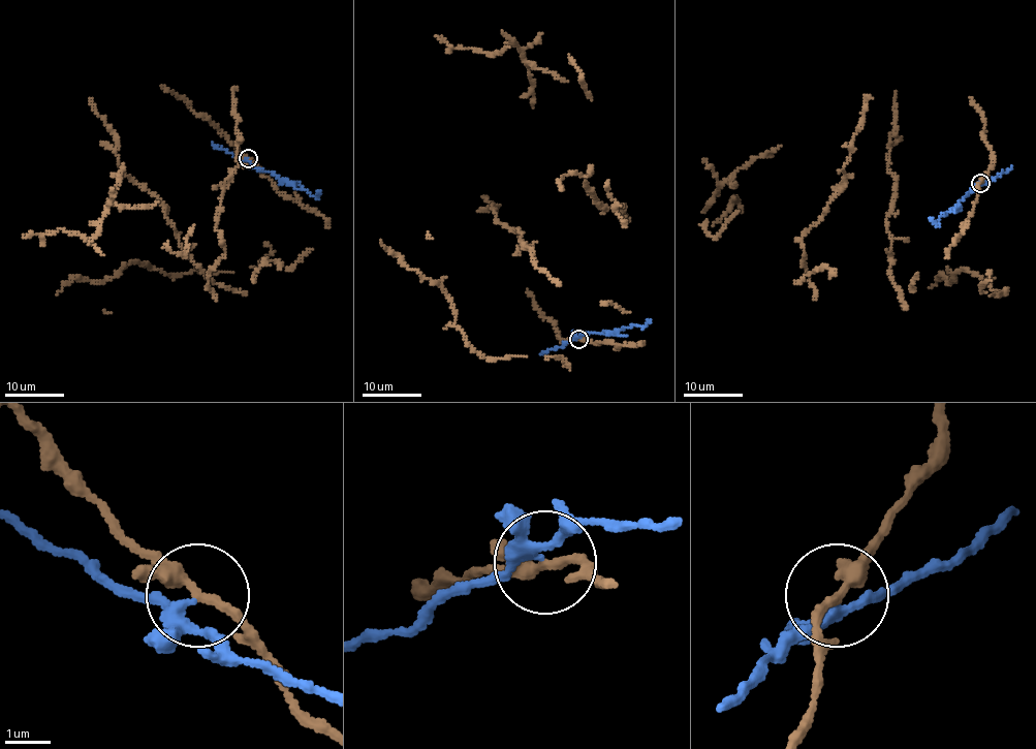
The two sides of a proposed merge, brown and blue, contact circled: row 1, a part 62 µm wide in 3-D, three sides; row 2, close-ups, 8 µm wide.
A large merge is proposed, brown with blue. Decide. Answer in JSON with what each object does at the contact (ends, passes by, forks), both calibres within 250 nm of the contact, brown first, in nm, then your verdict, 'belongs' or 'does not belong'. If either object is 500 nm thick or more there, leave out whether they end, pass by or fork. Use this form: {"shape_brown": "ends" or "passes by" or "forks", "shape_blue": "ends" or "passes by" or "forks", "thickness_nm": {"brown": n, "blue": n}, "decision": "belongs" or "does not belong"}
{"shape_brown": "passes by", "shape_blue": "forks", "thickness_nm": {"brown": 240, "blue": 200}, "decision": "does not belong"}

